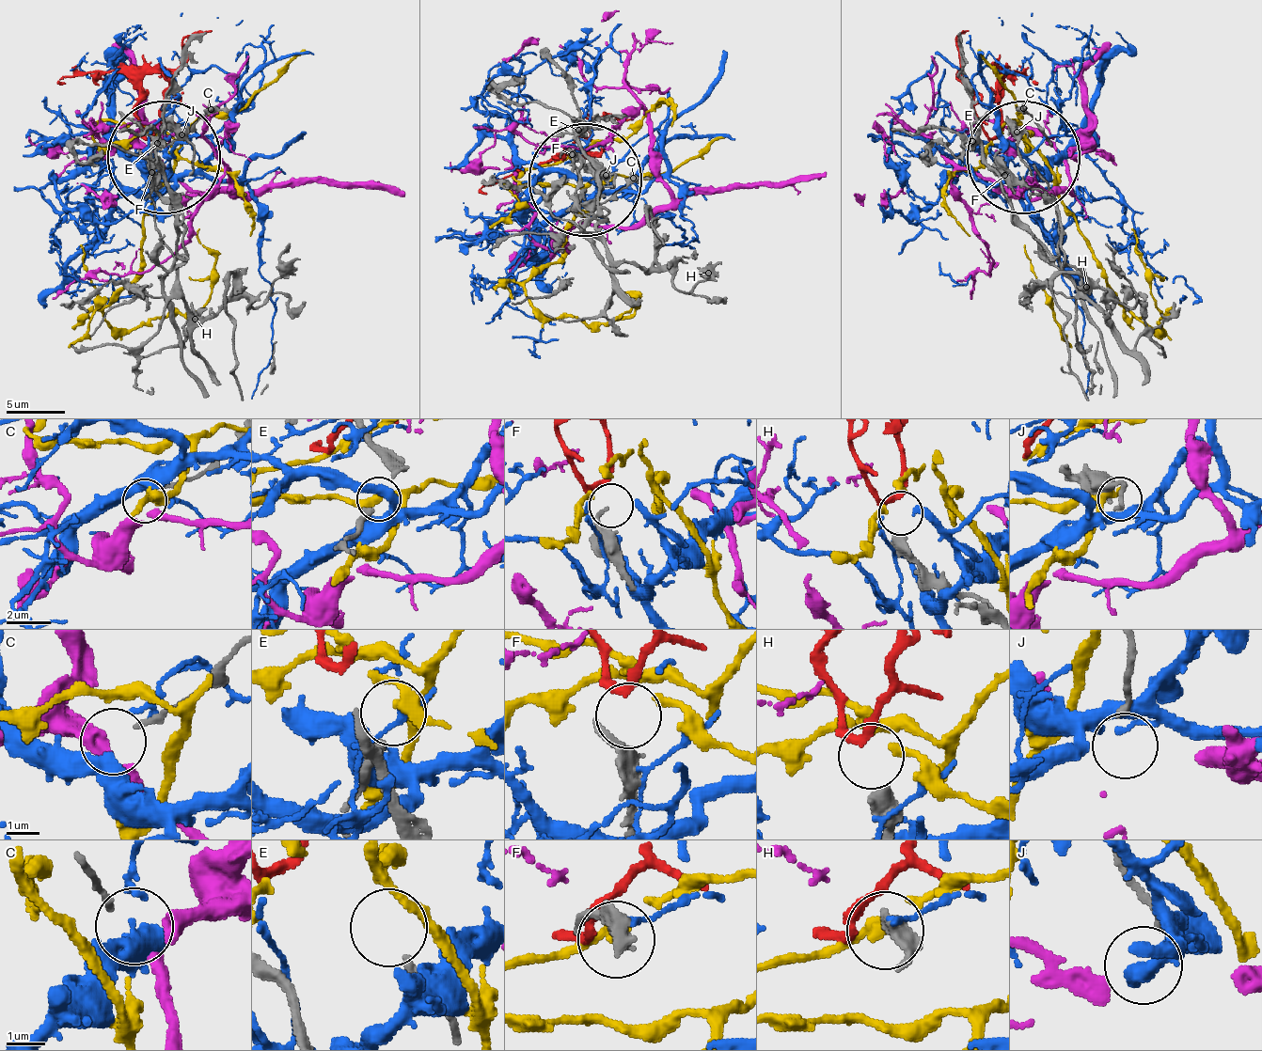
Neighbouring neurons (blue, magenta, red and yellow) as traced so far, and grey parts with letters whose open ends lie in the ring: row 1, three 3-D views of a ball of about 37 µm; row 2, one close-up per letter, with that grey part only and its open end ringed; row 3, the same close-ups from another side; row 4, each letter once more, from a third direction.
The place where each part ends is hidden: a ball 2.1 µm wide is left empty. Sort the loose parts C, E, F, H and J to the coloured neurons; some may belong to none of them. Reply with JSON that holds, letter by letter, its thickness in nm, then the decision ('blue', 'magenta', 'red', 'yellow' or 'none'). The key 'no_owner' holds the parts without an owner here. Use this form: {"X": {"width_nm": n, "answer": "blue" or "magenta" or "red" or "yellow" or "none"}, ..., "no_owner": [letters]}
{"C": {"width_nm": 190, "answer": "magenta"}, "E": {"width_nm": 280, "answer": "none"}, "F": {"width_nm": 400, "answer": "red"}, "H": {"width_nm": 480, "answer": "none"}, "J": {"width_nm": 160, "answer": "none"}, "no_owner": ["E", "H", "J"]}

